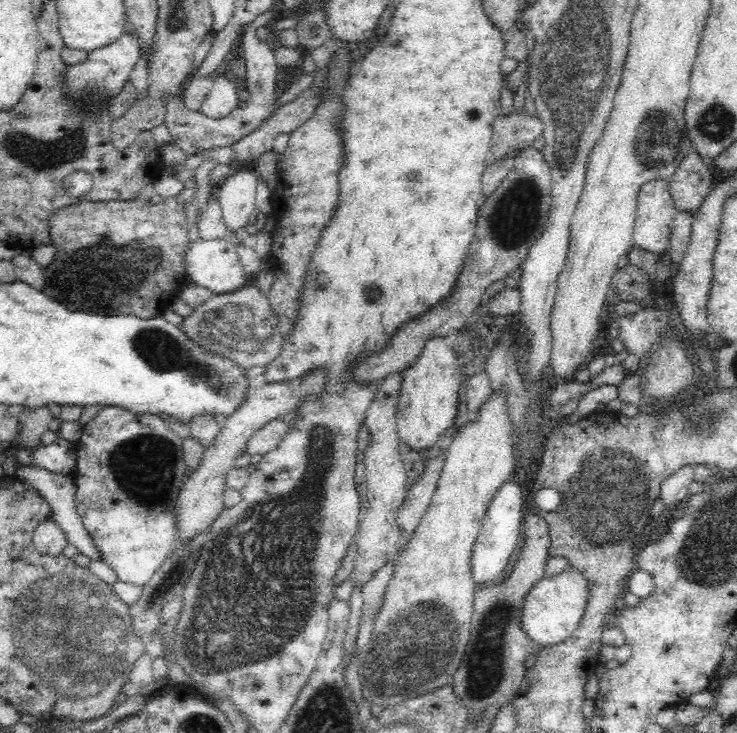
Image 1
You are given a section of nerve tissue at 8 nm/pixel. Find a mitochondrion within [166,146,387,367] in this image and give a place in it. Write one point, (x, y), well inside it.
(243, 325)

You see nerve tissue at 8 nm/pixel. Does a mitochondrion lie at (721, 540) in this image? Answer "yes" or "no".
yes

